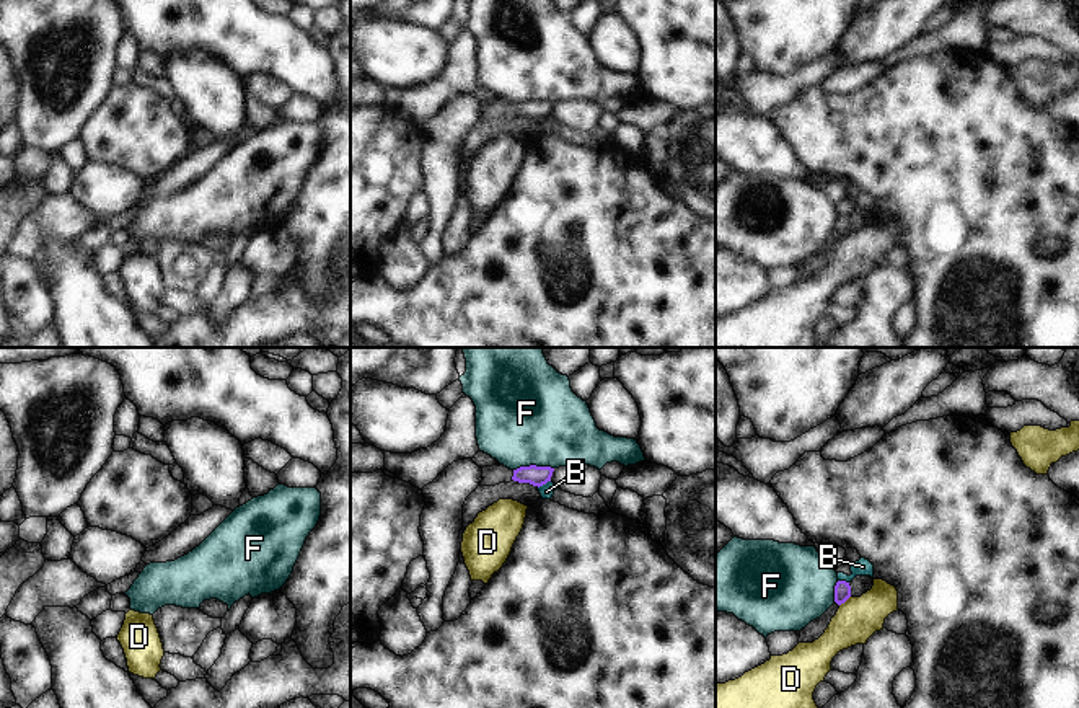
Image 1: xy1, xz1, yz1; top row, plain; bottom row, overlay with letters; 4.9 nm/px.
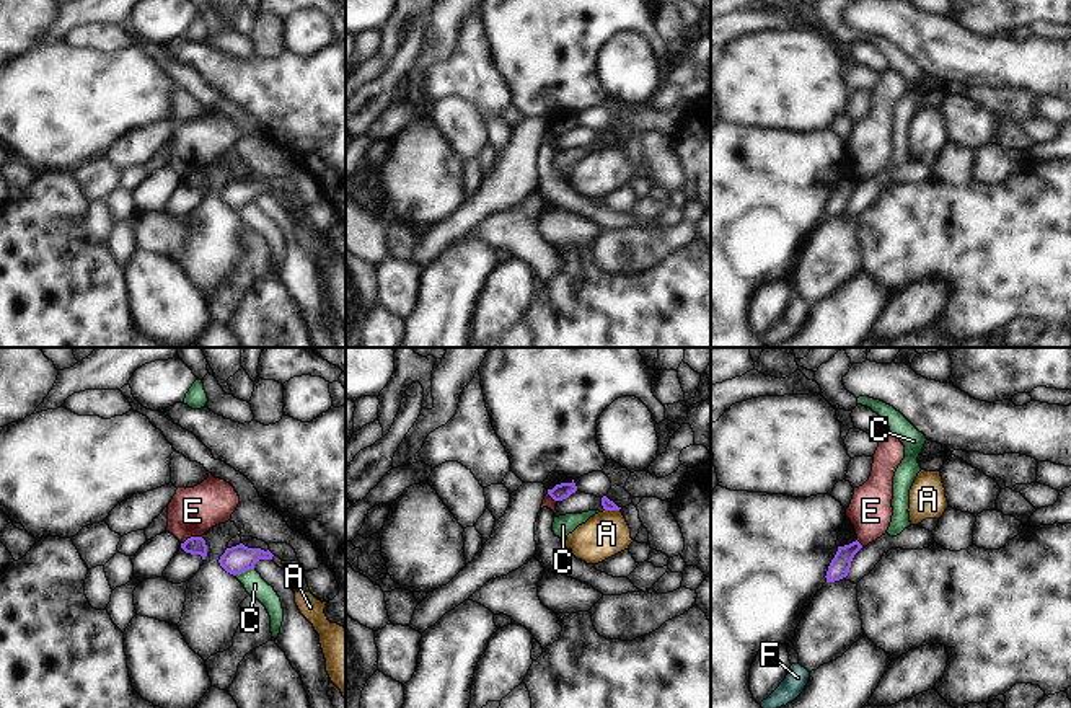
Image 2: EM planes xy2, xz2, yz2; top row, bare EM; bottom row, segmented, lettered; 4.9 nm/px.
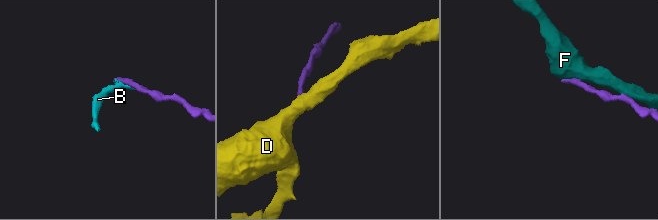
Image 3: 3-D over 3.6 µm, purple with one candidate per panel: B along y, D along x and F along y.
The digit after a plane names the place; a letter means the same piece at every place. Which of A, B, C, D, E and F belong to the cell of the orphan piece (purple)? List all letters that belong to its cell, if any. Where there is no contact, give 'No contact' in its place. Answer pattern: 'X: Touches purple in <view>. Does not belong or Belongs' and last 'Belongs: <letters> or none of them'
A: Touches purple in xz2. Does not belong
B: Touches purple in xz1. Does not belong
C: Touches purple in xy2. Does not belong
D: Touches purple in yz1. Does not belong
E: Touches purple in xy2. Does not belong
F: Touches purple in xz1. Does not belong
Belongs: none of them

